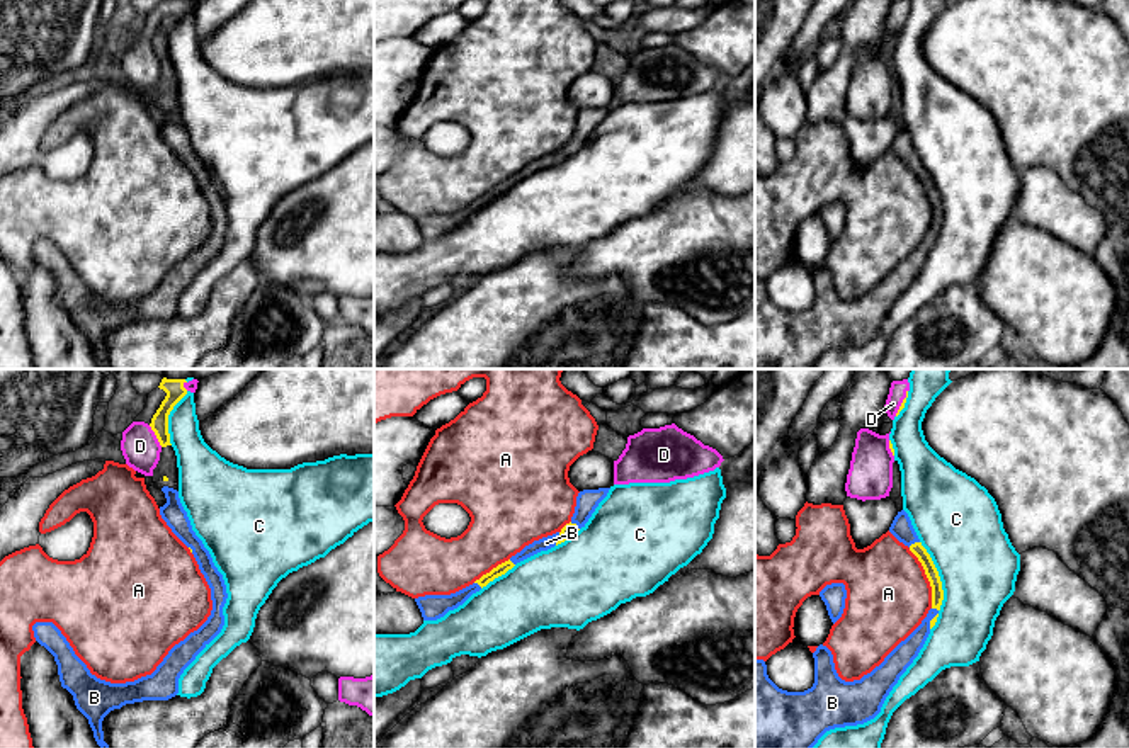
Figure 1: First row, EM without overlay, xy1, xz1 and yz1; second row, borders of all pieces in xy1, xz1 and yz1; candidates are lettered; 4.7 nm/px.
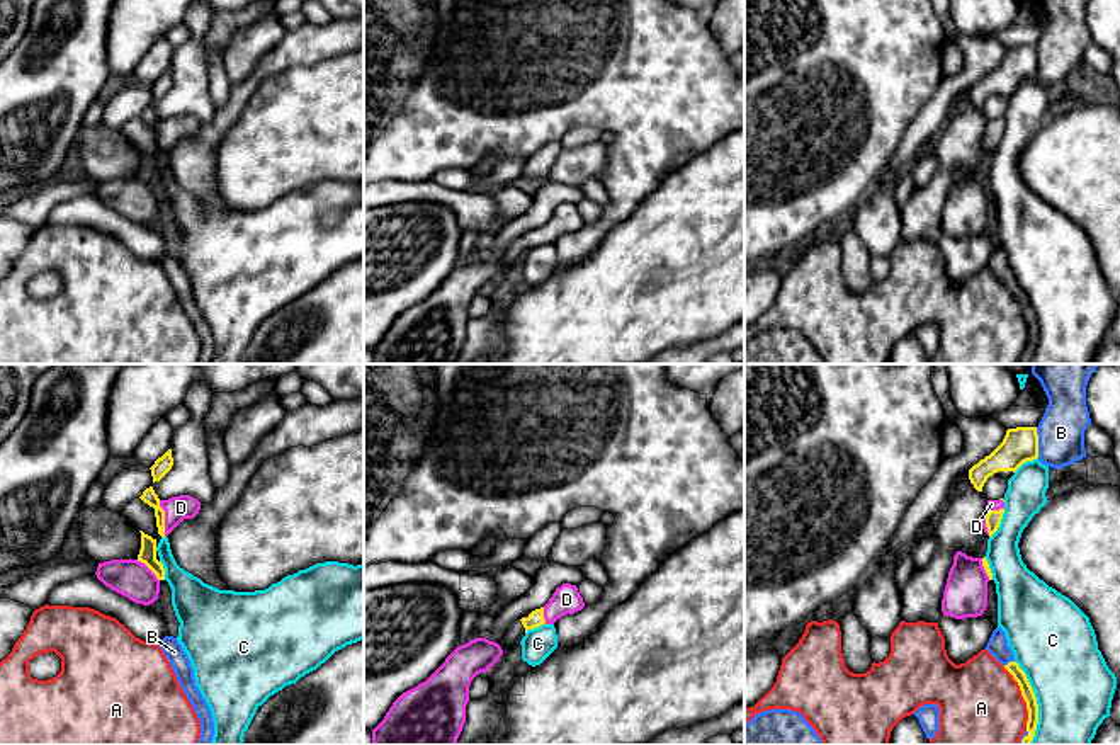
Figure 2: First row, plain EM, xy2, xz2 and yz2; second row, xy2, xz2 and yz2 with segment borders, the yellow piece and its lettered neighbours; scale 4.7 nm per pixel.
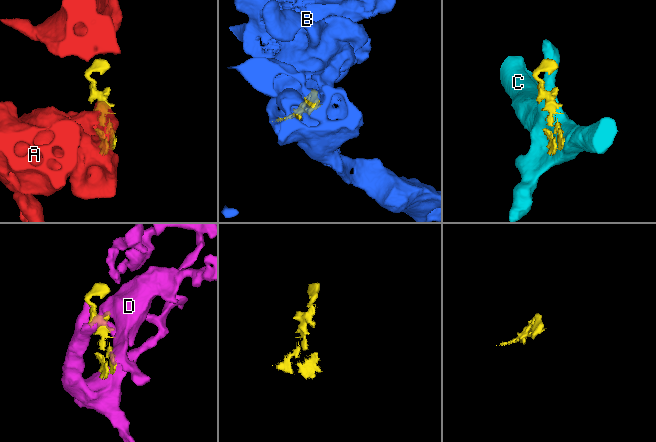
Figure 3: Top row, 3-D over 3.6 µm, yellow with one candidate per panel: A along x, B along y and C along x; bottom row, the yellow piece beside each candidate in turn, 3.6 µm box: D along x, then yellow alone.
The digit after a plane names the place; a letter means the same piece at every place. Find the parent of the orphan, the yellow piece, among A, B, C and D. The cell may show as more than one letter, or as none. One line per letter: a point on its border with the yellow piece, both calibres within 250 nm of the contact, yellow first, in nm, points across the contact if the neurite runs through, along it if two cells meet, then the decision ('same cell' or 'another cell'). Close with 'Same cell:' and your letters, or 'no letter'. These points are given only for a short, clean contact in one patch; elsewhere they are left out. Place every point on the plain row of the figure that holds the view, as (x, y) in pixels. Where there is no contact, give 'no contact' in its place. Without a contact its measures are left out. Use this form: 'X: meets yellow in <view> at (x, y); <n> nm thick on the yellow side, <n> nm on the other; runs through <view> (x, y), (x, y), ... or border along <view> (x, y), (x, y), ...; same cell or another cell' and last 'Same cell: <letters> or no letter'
A: meets yellow in yz2 at (1023, 317); 60 nm thick on the yellow side, 420 nm on the other; another cell
B: meets yellow in yz2 at (1037, 62); 170 nm thick on the yellow side, 220 nm on the other; same cell
C: meets yellow in yz2 at (1035, 322); 60 nm thick on the yellow side, 380 nm on the other; another cell
D: meets yellow in yz2 at (986, 135); 80 nm thick on the yellow side, 50 nm on the other; another cell
Same cell: B

